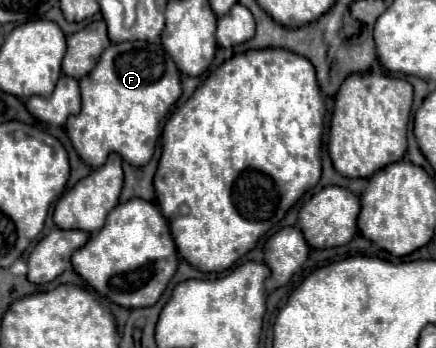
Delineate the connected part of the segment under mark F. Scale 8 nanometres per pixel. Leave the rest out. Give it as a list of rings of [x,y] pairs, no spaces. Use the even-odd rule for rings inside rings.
[[[120,42],[112,44],[104,50],[100,56],[100,62],[94,66],[90,74],[86,74],[80,80],[80,92],[82,92],[82,110],[76,116],[70,116],[66,120],[66,134],[78,152],[78,156],[92,168],[100,168],[108,154],[116,152],[122,160],[126,160],[132,166],[144,166],[150,162],[156,142],[160,138],[162,124],[172,108],[172,104],[180,98],[180,72],[176,70],[176,64],[166,54],[160,42]]]

